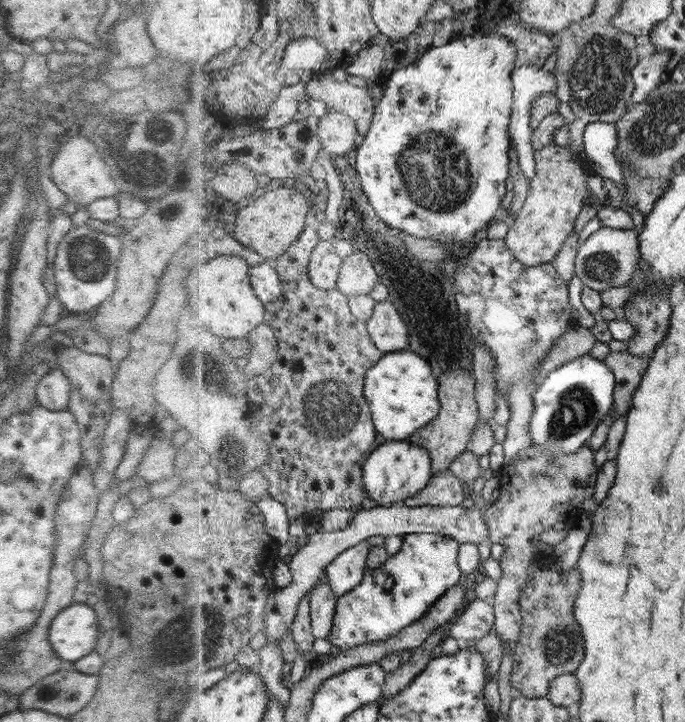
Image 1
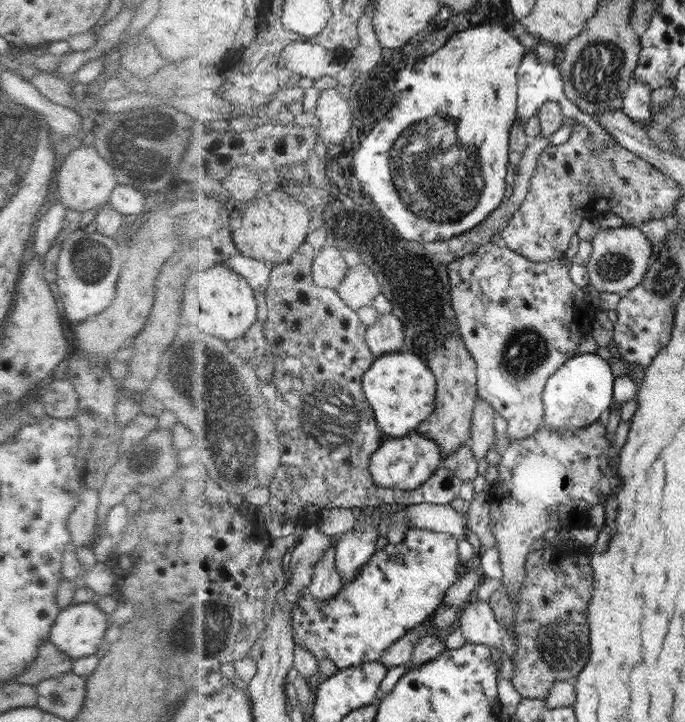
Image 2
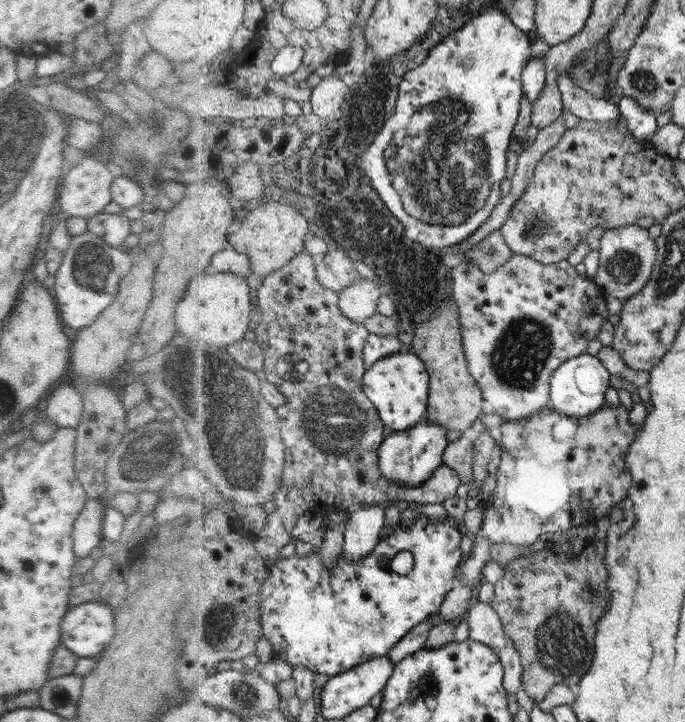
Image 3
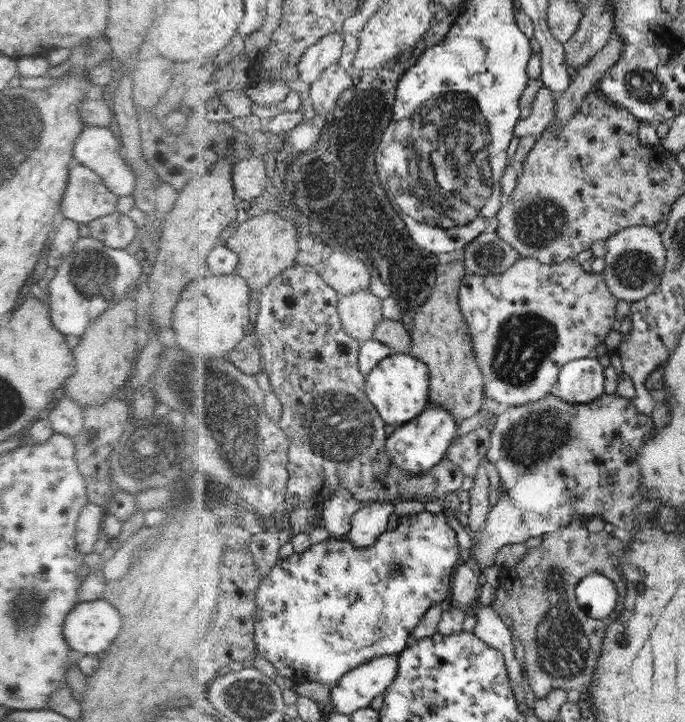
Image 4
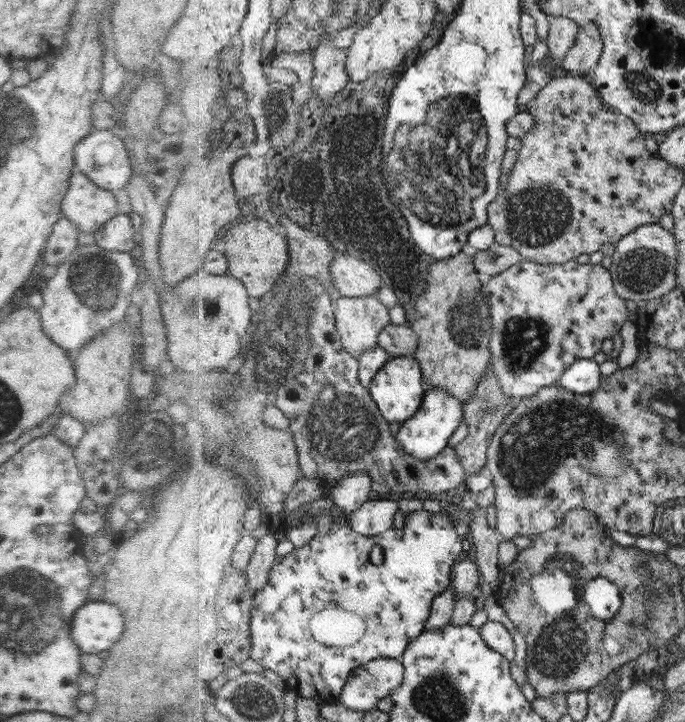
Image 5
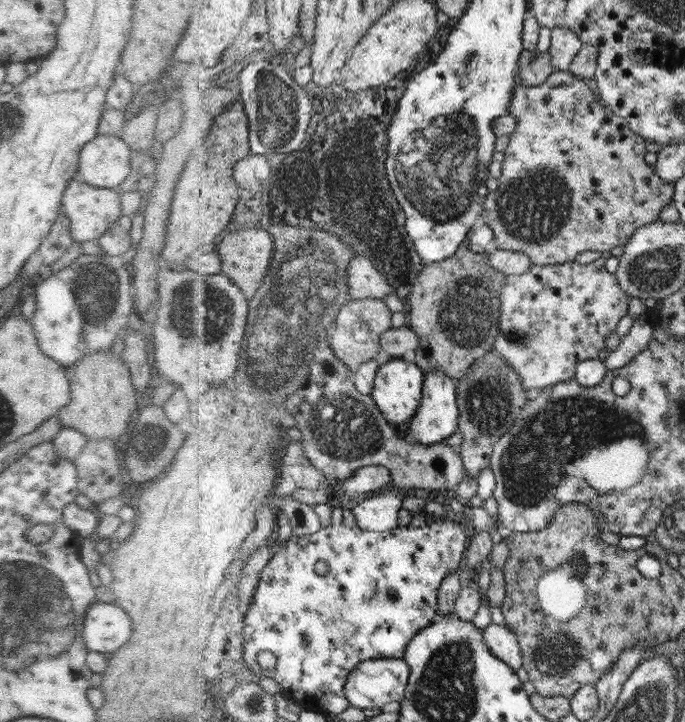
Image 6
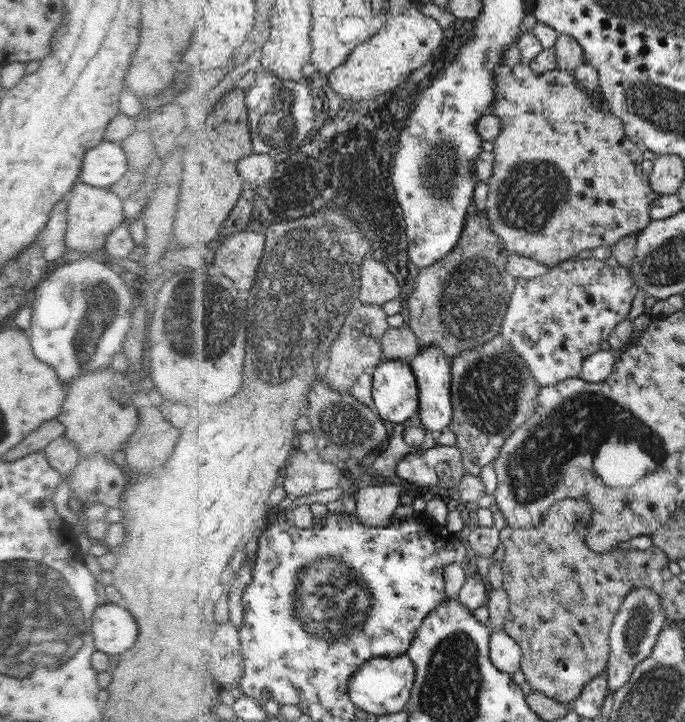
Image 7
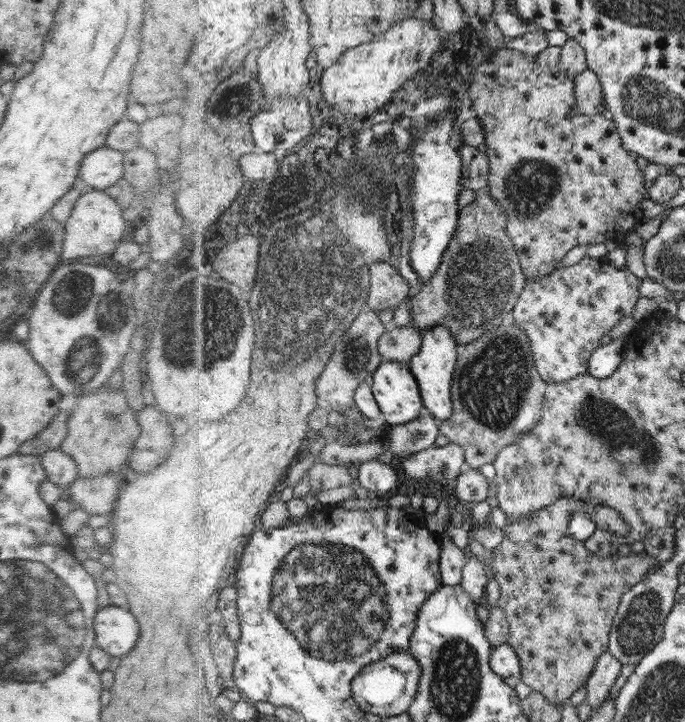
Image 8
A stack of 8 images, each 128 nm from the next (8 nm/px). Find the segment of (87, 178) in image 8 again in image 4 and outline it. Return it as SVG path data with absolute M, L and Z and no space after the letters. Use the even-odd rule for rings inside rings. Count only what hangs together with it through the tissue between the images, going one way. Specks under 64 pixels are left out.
M84 124L80 137L74 141L73 157L79 163L89 167L102 177L103 183L118 197L132 196L138 175L125 164L125 148L115 138L112 130L107 127L94 127Z

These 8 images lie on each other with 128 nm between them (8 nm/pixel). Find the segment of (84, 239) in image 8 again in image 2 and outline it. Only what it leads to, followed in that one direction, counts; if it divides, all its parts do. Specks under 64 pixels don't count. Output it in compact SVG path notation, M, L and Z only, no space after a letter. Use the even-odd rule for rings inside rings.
M78 144L78 150L72 150L68 154L68 158L64 160L56 174L59 200L67 209L78 210L81 213L109 203L111 192L117 185L113 172L112 166L104 158L100 158L95 146L88 148Z

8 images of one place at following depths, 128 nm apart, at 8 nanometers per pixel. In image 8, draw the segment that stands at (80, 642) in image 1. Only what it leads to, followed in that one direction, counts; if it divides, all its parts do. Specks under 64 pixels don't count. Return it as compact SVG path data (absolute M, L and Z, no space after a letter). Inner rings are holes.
M118 606L99 609L93 624L96 645L110 657L128 654L140 634L136 618Z

